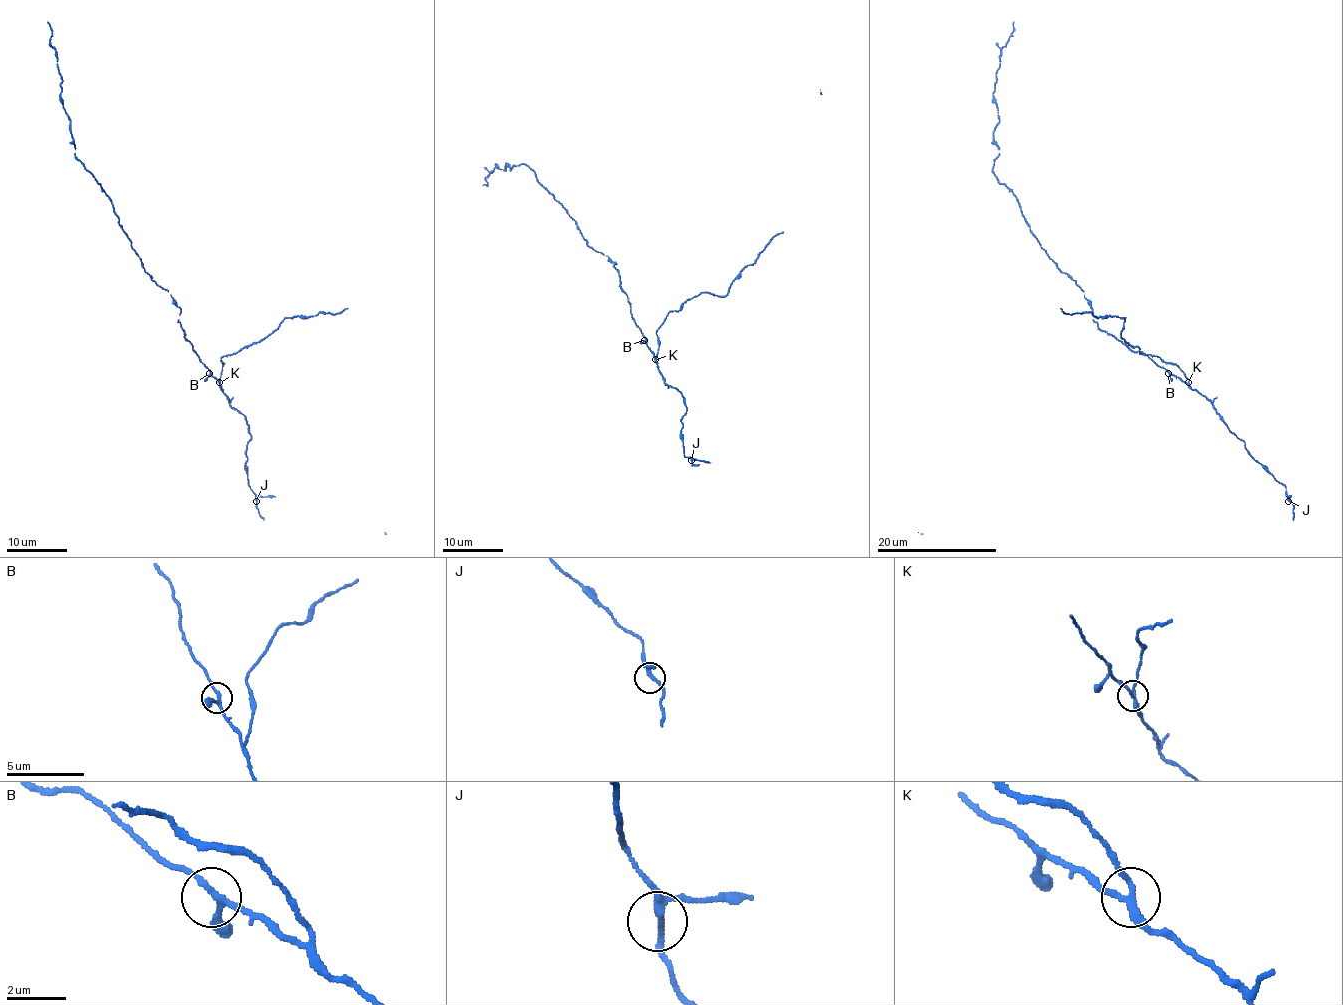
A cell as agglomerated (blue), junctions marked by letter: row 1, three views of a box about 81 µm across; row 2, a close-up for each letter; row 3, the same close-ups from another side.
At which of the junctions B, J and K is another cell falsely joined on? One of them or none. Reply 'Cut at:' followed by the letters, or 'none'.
Cut at: K

